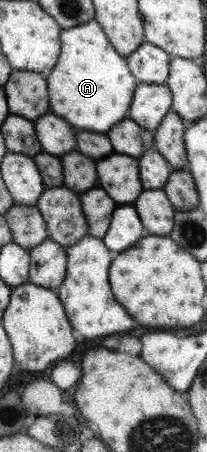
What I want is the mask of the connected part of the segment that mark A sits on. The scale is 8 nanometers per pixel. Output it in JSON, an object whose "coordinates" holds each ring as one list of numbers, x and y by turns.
{"coordinates":[[87,21,81,26,73,26,60,31,60,54,57,66,52,68,49,76,49,102,53,102,53,114,67,118,79,130,87,132,107,132,113,124,123,120,125,112,131,109,132,97,136,91,135,79,128,69,127,58,122,56,108,41,104,29,97,21]]}

